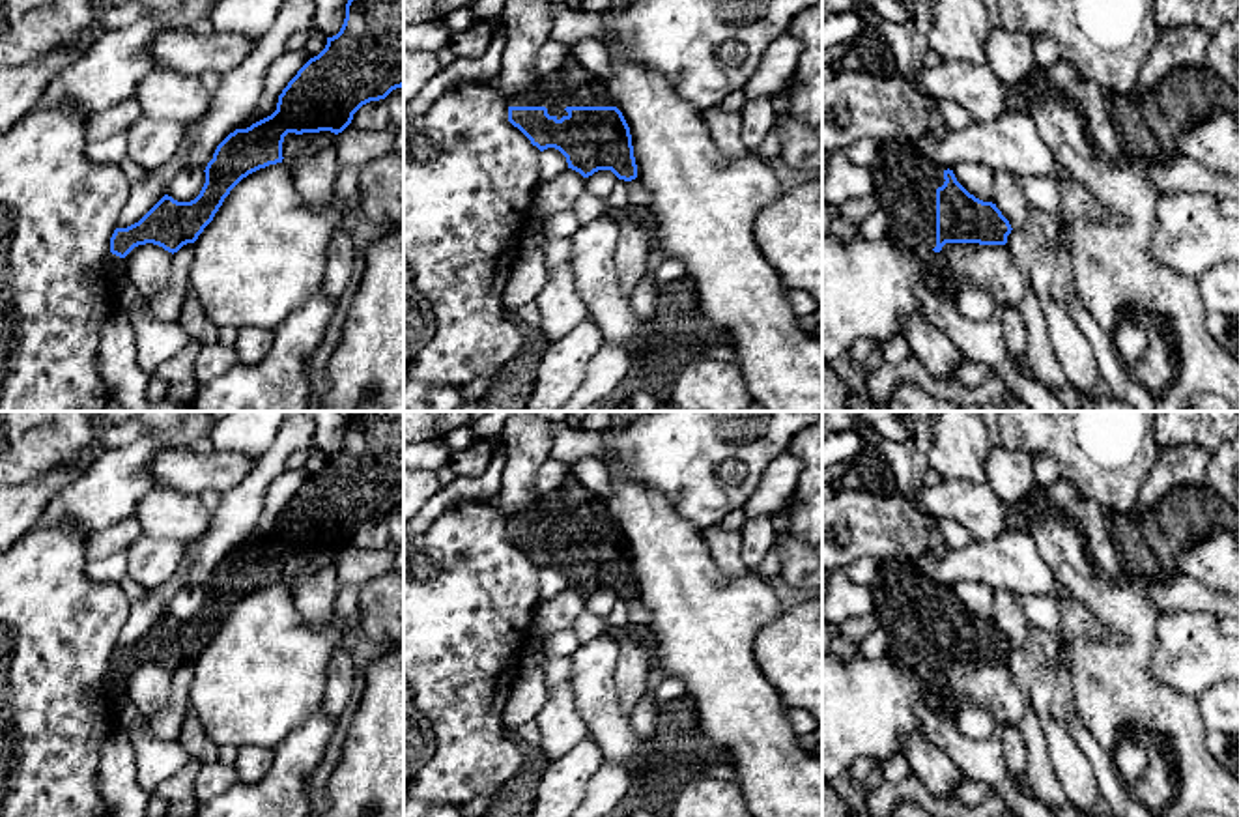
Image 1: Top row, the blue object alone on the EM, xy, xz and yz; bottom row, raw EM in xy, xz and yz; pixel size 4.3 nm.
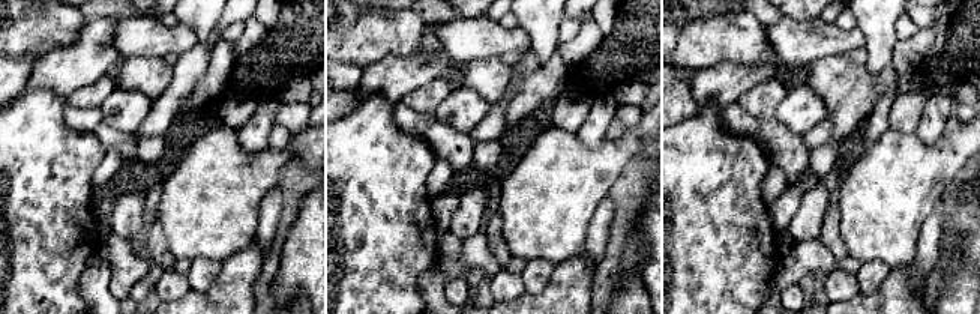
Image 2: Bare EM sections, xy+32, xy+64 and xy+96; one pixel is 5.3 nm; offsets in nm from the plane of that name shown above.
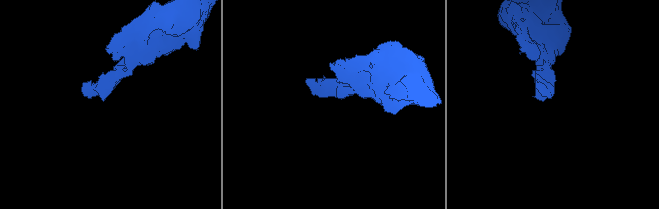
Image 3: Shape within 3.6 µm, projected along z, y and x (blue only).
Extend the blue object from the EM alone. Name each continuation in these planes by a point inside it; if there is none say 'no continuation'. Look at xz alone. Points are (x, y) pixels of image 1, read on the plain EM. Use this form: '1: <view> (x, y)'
1: xz (572, 503)

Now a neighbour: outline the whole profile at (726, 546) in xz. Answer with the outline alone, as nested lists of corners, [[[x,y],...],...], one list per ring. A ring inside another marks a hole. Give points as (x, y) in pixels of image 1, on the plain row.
[[[714,523],[703,531],[703,537],[710,548],[714,561],[721,570],[733,576],[744,576],[751,572],[742,559],[742,535],[740,531],[729,531],[719,523]]]

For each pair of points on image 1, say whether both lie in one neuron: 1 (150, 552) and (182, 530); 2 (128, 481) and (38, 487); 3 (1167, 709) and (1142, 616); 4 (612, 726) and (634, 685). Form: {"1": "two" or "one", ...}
{"1": "two", "2": "two", "3": "one", "4": "two"}

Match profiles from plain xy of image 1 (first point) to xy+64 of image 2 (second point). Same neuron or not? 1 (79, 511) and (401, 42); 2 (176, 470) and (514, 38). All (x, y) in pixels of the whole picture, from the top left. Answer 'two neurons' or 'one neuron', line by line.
1: two neurons
2: one neuron

